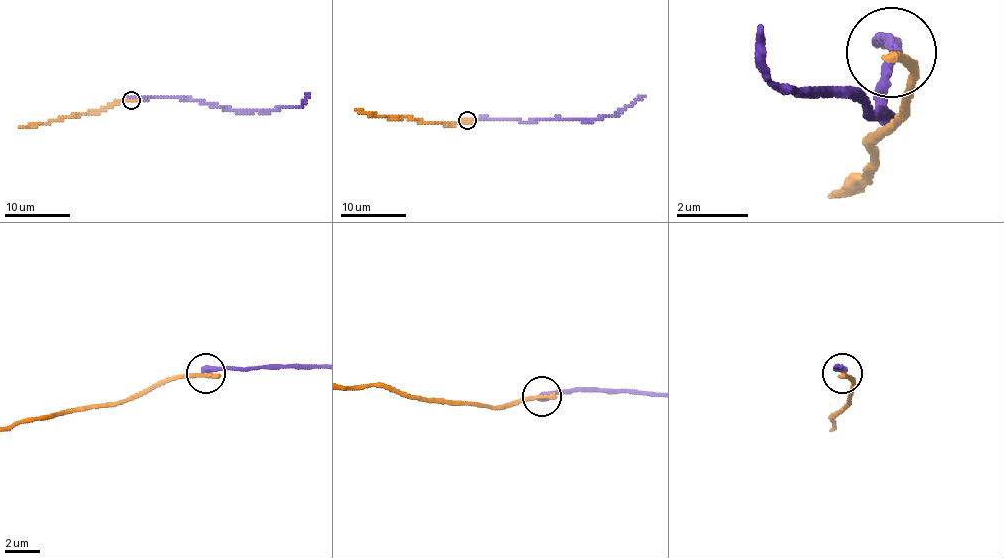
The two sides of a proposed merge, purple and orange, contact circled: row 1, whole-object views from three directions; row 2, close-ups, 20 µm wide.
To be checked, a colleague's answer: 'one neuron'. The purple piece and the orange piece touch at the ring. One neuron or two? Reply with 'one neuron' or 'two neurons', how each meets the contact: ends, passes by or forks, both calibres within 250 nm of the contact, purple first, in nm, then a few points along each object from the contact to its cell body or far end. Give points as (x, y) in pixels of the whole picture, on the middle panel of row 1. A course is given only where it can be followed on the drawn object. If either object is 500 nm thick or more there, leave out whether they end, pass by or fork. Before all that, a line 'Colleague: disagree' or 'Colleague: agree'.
Colleague: disagree
two neurons; purple ends; orange ends; calibres 380 and 300 nm; course purple (466, 120), (598, 120), (618, 113), (639, 97), (644, 97); course orange (466, 120), (437, 123), (409, 117), (369, 115), (356, 110)

